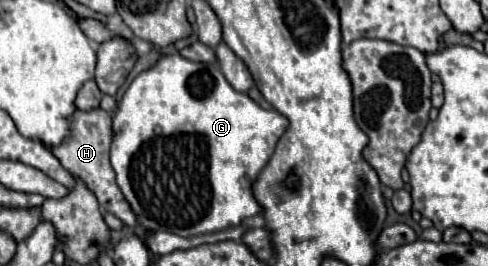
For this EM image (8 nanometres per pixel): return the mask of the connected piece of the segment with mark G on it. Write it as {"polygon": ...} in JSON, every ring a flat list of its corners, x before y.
{"polygon":[[178,52,158,58,154,66,134,78,112,122,112,168,122,194,138,216,138,226,172,232,182,238,218,232,262,212,252,194,252,182,268,164,280,136,288,128,286,116,276,110,264,110,248,94,234,90,218,64,192,62]]}

